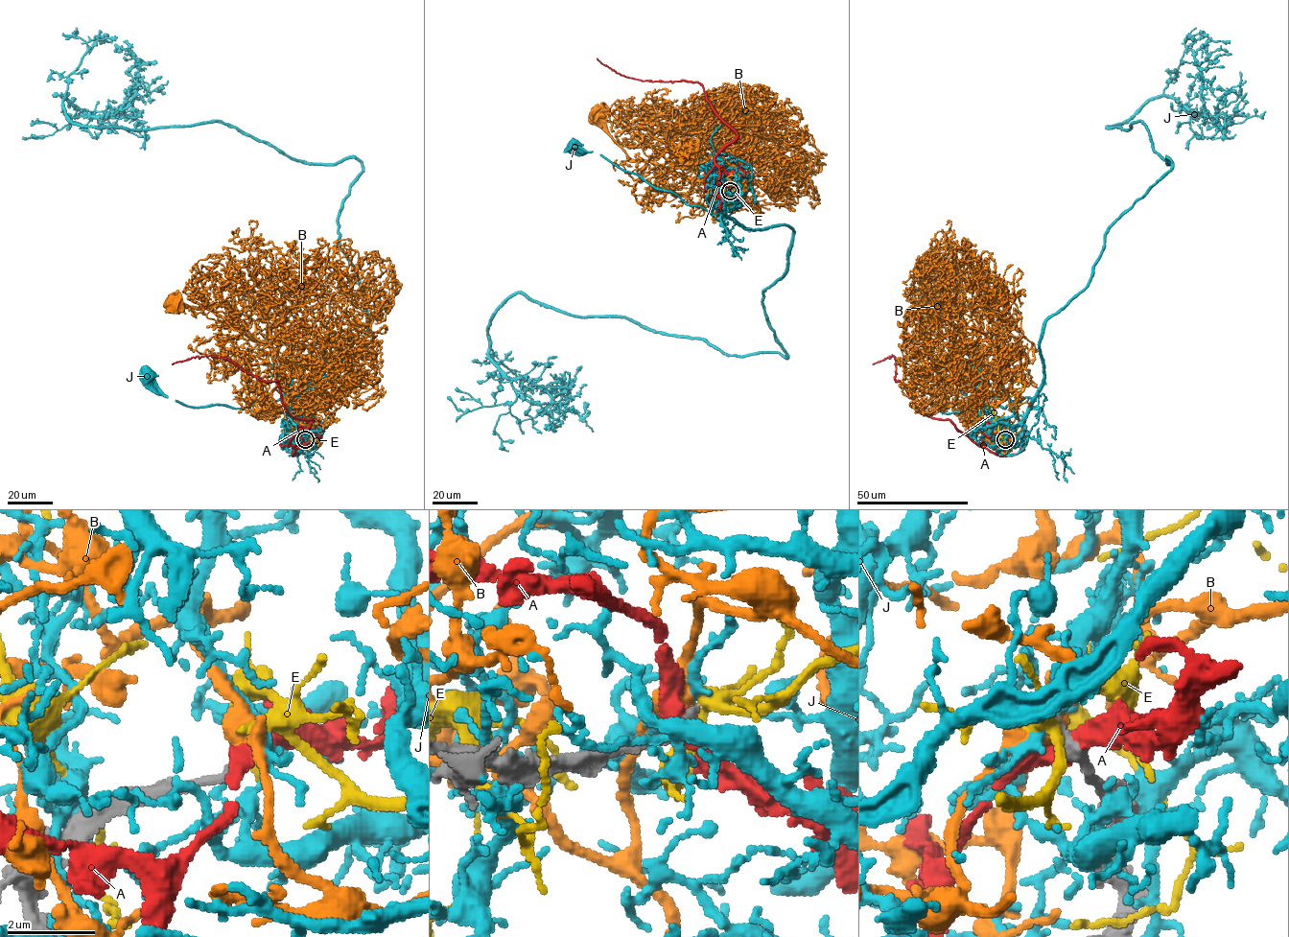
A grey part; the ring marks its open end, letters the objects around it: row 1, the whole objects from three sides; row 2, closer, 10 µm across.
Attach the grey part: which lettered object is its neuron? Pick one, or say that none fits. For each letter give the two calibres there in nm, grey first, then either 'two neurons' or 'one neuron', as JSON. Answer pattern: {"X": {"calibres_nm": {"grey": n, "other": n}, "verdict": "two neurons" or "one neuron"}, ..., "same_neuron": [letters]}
{"A": {"calibres_nm": {"grey": 340, "other": 480}, "verdict": "two neurons"}, "B": {"calibres_nm": {"grey": 280, "other": 400}, "verdict": "two neurons"}, "E": {"calibres_nm": {"grey": 280, "other": 320}, "verdict": "two neurons"}, "J": {"calibres_nm": {"grey": 260, "other": 200}, "verdict": "two neurons"}, "same_neuron": []}

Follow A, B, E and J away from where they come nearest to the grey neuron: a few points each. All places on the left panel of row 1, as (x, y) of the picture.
A: (305, 441), (294, 453), (290, 440), (312, 421), (290, 414), (276, 381), (210, 356), (172, 364)
B: (305, 440), (292, 418), (297, 403), (292, 379), (301, 365), (284, 363), (210, 310), (172, 301)
E: (305, 439), (315, 443), (319, 434), (316, 415), (305, 400), (303, 385), (282, 368), (267, 338)
J: (305, 439), (299, 399), (186, 406), (164, 396), (146, 376)

